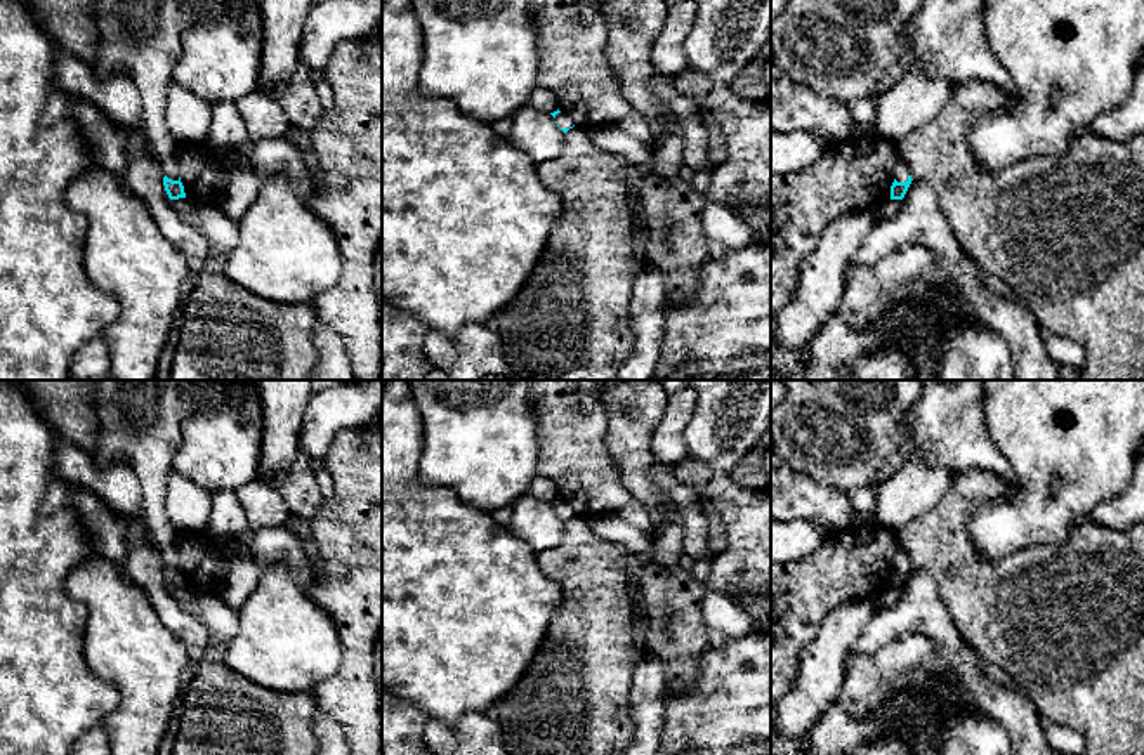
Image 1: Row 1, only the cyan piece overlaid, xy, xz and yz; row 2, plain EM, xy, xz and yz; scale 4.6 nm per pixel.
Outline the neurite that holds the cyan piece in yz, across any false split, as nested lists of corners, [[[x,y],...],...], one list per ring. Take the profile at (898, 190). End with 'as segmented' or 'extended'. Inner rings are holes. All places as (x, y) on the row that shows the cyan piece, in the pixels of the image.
[[[899,156],[897,168],[896,168],[896,179],[891,186],[891,200],[903,200],[910,184],[911,184],[911,175],[908,172],[906,163]]]; extended

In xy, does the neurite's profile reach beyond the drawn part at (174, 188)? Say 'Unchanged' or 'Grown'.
Grown

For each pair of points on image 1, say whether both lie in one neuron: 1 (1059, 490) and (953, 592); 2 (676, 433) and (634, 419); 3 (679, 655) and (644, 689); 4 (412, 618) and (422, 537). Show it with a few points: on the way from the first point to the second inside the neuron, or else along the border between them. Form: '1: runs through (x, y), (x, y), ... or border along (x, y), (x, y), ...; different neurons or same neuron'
1: border along (966, 525), (974, 549), (983, 558), (1005, 558); different neurons
2: border along (669, 398), (650, 443), (653, 457), (664, 466); different neurons
3: border along (648, 649), (660, 658), (669, 682); different neurons
4: runs through (412, 597), (412, 563), (415, 558); same neuron

